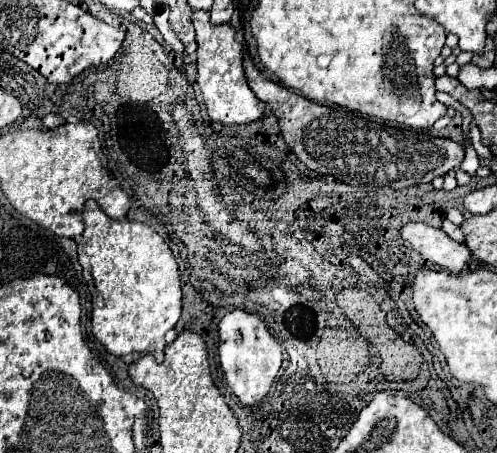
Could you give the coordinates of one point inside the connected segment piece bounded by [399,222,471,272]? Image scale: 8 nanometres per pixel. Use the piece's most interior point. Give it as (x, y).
(432, 243)

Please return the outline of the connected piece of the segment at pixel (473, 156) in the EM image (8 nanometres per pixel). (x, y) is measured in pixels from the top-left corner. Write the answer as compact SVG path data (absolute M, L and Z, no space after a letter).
M465 144L465 148L467 148L467 152L465 152L465 162L459 166L463 172L467 172L469 176L475 176L475 172L477 172L477 168L479 168L479 158L477 158L477 152L473 150L473 146L467 146Z

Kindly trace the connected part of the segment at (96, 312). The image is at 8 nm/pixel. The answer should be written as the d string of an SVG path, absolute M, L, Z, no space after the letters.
M87 200L83 208L85 232L79 242L79 264L83 266L83 278L91 290L91 332L113 356L125 356L131 352L151 354L159 364L163 360L165 334L181 316L181 278L177 262L167 242L147 224L133 220L109 220L95 200Z

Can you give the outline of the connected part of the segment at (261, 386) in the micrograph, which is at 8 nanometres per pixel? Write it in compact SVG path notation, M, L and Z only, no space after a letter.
M245 310L227 312L219 320L217 330L219 330L219 364L229 388L235 392L241 404L245 406L257 404L269 392L281 368L281 362L283 362L281 346L269 334L263 320Z

